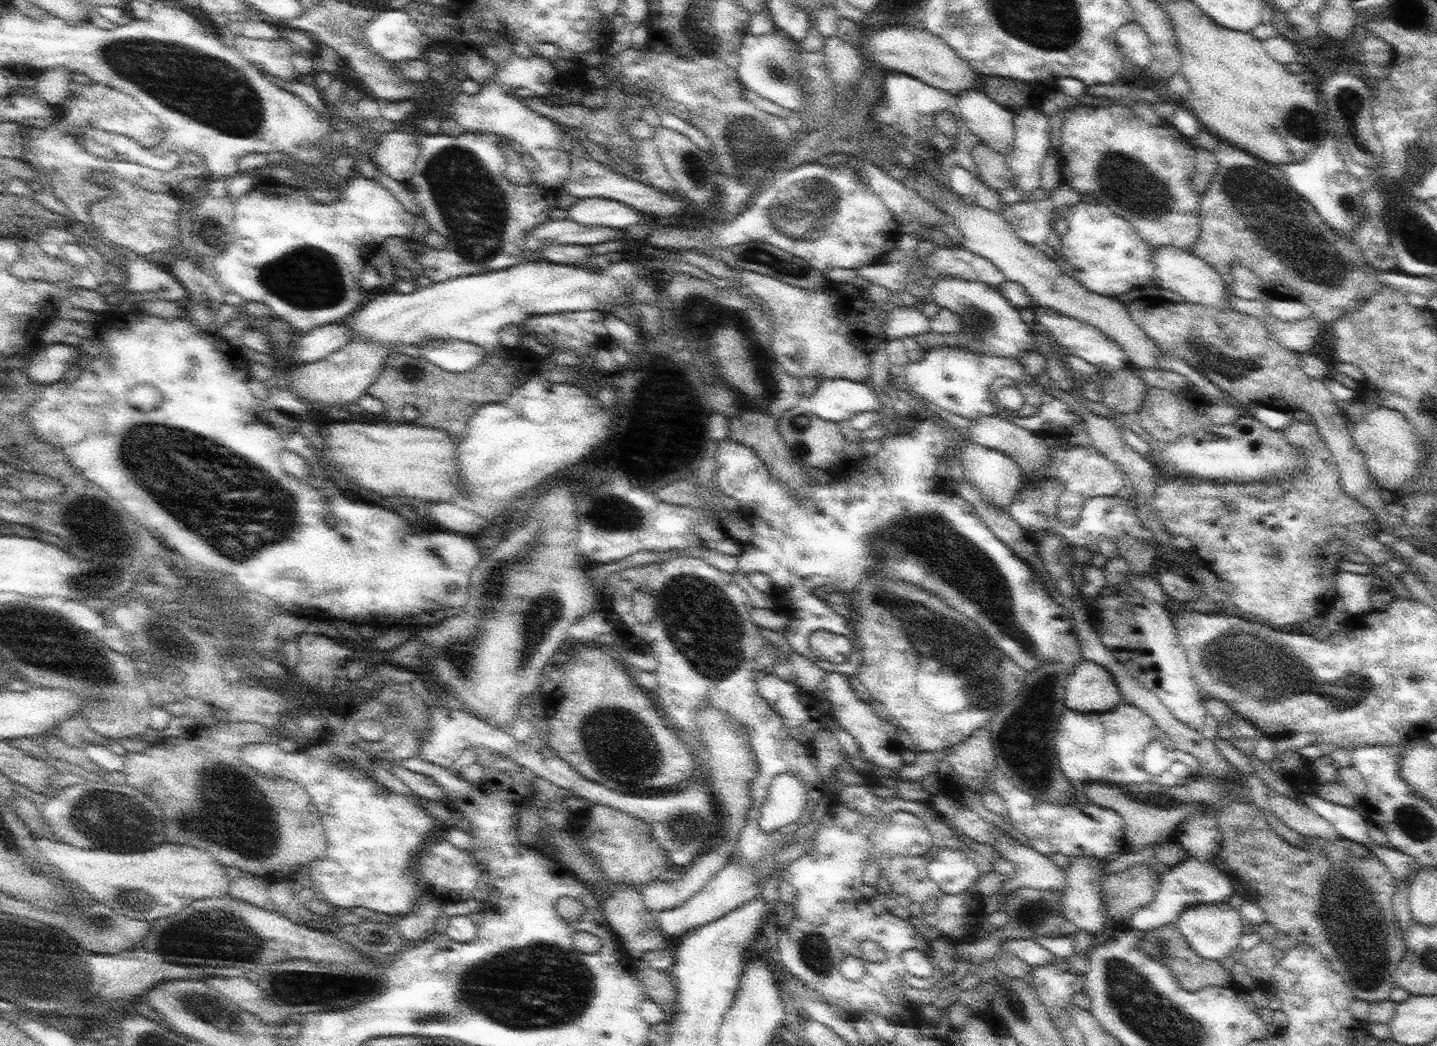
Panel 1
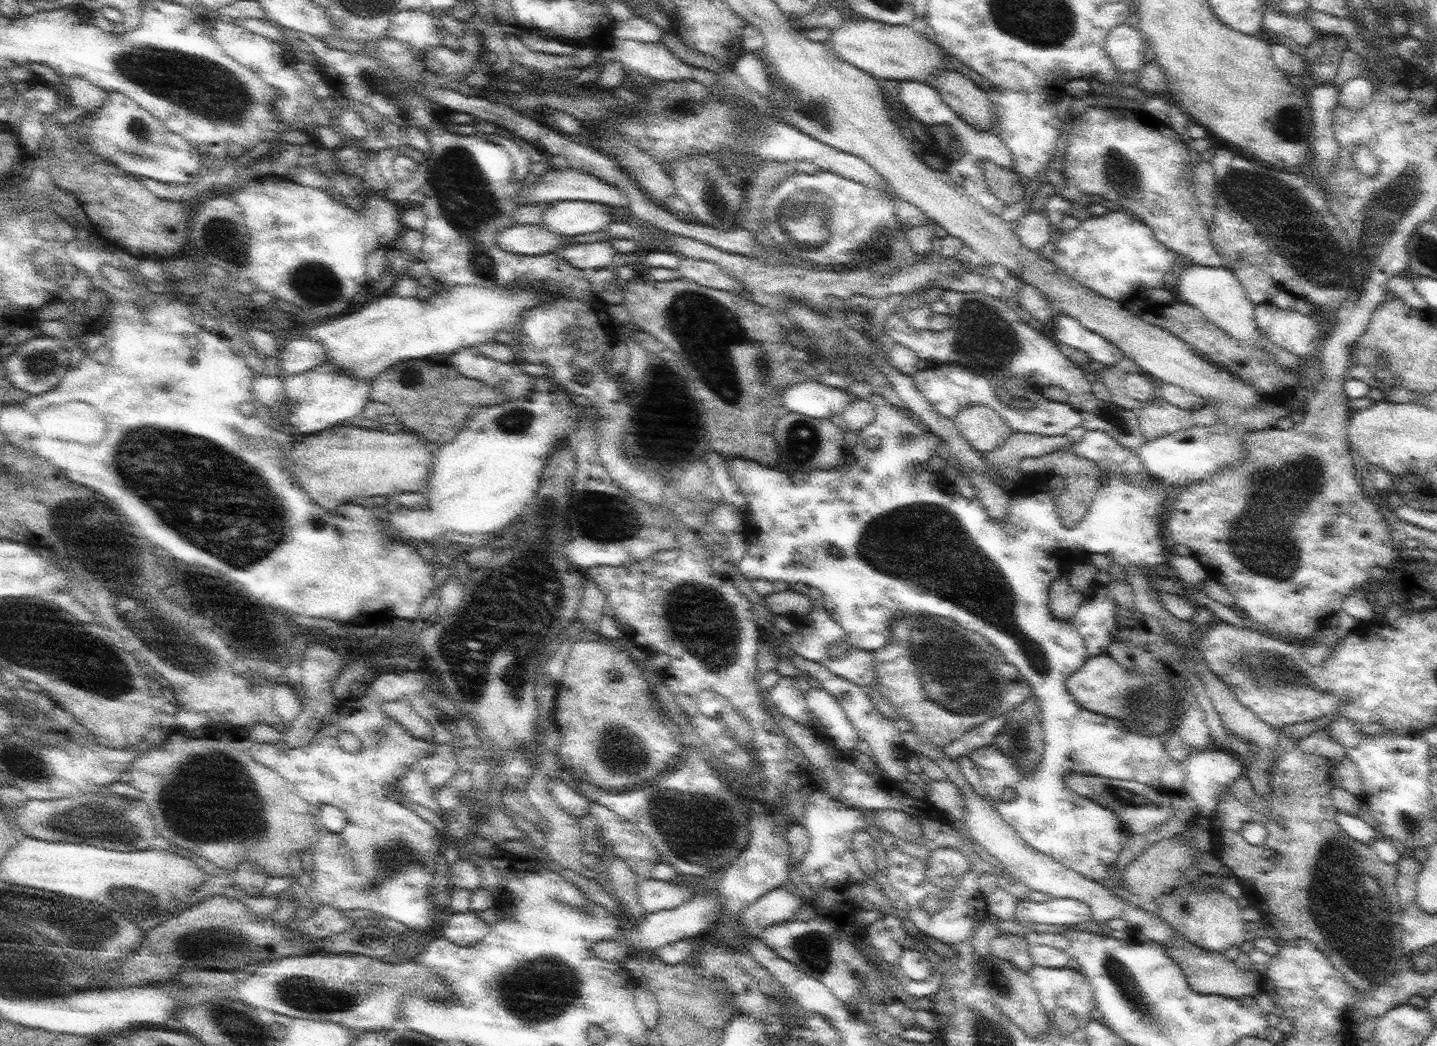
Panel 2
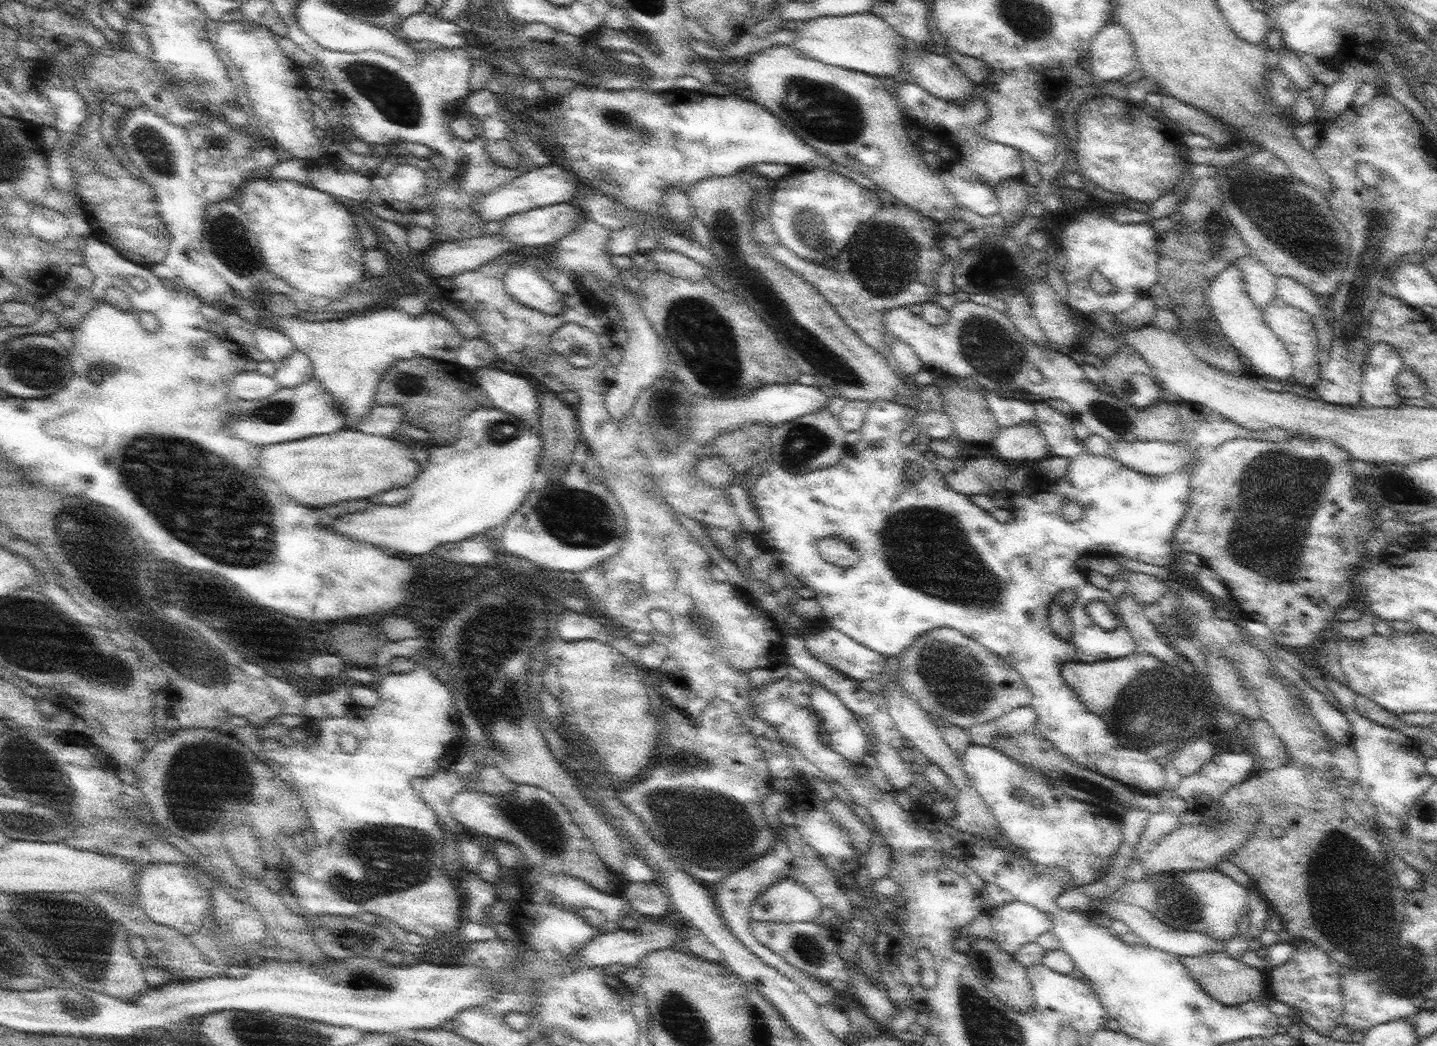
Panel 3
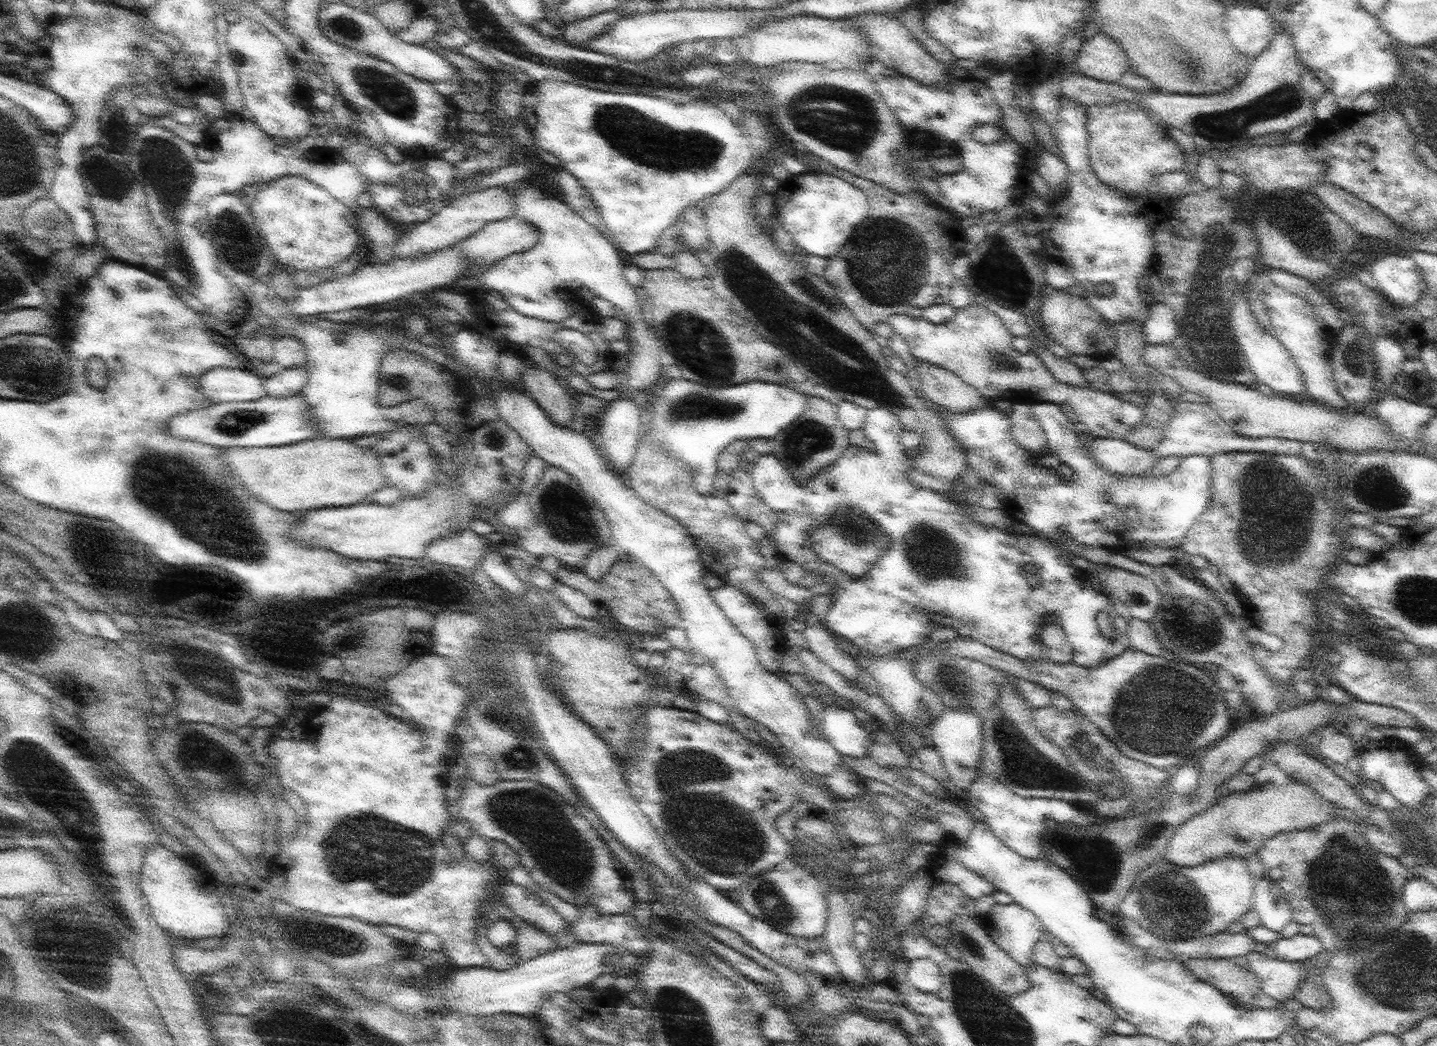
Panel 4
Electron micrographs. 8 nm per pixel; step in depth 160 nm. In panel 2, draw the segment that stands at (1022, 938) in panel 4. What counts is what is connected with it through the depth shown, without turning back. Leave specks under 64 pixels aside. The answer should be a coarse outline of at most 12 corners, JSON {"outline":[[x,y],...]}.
{"outline":[[1077,898],[1018,900],[1015,922],[1072,925],[1093,921]]}

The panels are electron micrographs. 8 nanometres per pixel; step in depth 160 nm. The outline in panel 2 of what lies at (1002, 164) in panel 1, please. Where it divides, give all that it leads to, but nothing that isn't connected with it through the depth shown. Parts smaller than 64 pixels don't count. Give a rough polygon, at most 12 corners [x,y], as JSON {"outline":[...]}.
{"outline":[[987,160],[982,168],[990,190],[1010,205],[1024,198],[1017,172]]}

